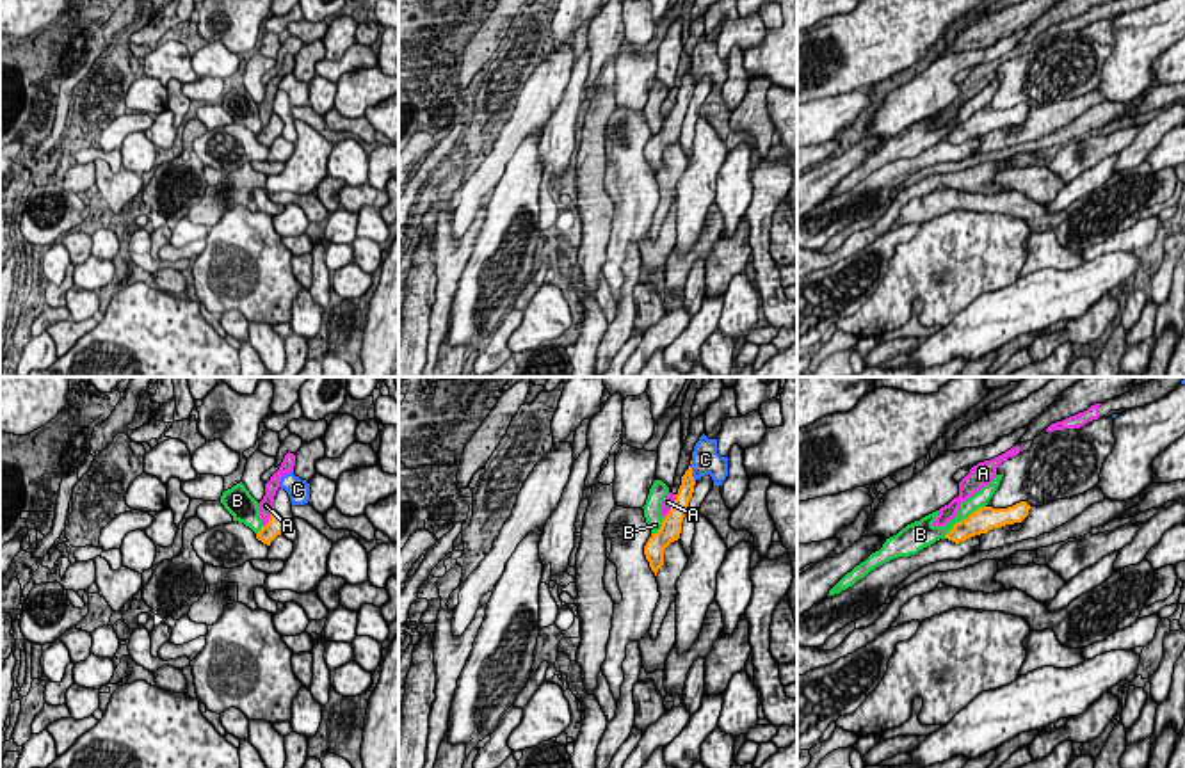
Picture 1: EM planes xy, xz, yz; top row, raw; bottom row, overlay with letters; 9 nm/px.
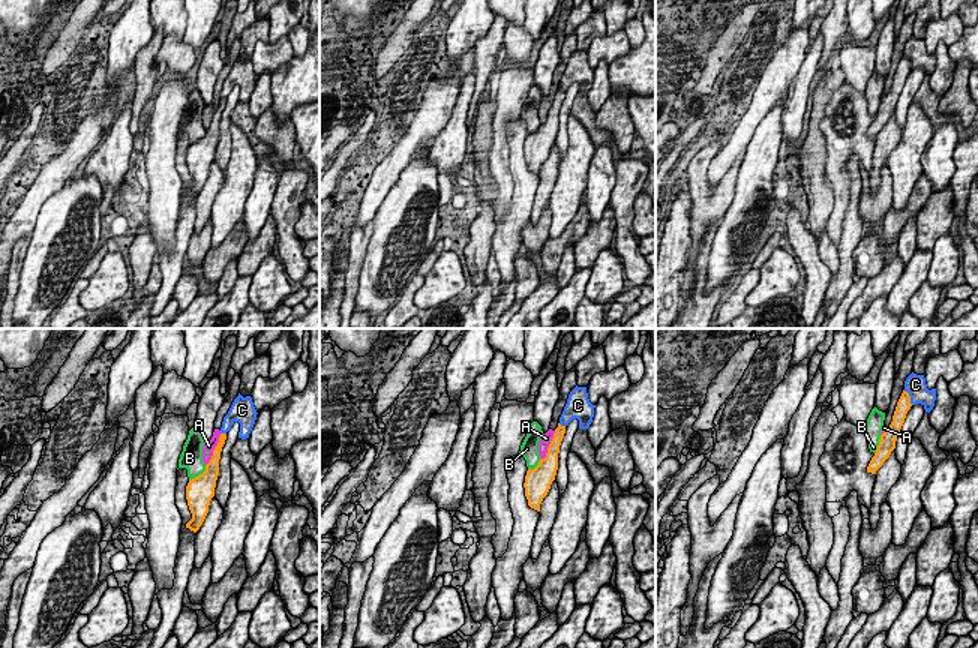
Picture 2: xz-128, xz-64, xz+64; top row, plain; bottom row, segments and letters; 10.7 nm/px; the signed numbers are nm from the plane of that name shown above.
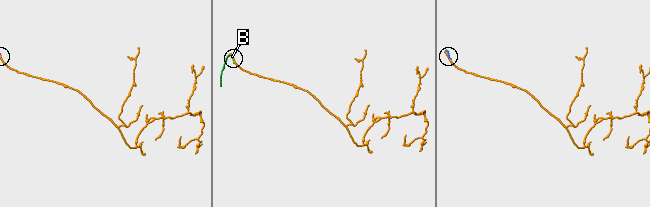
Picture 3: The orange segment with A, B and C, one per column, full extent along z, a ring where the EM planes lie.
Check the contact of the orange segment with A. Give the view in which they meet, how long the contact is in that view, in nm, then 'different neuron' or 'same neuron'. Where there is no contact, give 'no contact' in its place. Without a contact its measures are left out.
xz | 260 nm | different neuron

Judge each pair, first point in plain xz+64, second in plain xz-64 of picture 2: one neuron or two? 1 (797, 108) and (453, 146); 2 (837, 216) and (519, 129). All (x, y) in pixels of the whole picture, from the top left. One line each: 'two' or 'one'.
1: one
2: one

